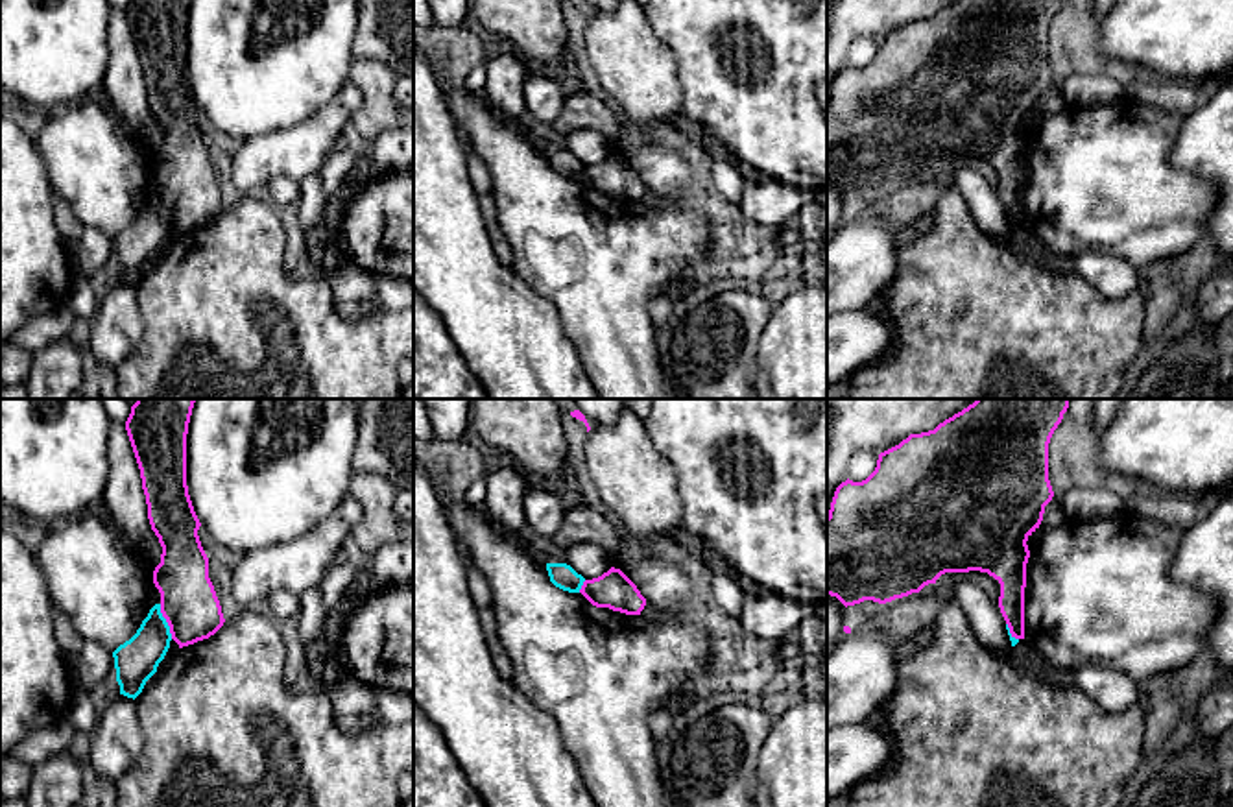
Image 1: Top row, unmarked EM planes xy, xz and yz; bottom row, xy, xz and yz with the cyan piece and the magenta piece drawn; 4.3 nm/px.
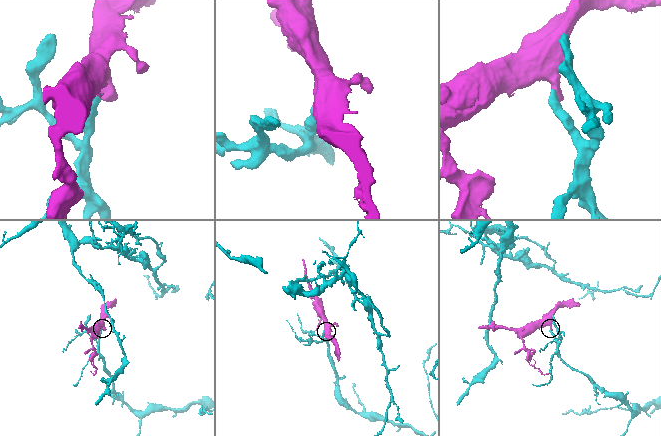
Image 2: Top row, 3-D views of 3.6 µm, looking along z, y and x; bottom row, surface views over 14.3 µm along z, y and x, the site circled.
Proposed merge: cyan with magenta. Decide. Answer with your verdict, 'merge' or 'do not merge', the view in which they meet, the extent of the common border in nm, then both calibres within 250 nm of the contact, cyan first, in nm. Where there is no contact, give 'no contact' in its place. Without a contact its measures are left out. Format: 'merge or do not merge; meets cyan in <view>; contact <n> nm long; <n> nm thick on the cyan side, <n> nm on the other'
do not merge; meets cyan in xy; contact 160 nm long; 190 nm thick on the cyan side, 240 nm on the other

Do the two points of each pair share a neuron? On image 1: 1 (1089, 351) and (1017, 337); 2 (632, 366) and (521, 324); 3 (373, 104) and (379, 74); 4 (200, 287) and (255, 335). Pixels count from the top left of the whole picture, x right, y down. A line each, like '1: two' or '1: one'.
1: one
2: two
3: one
4: one

